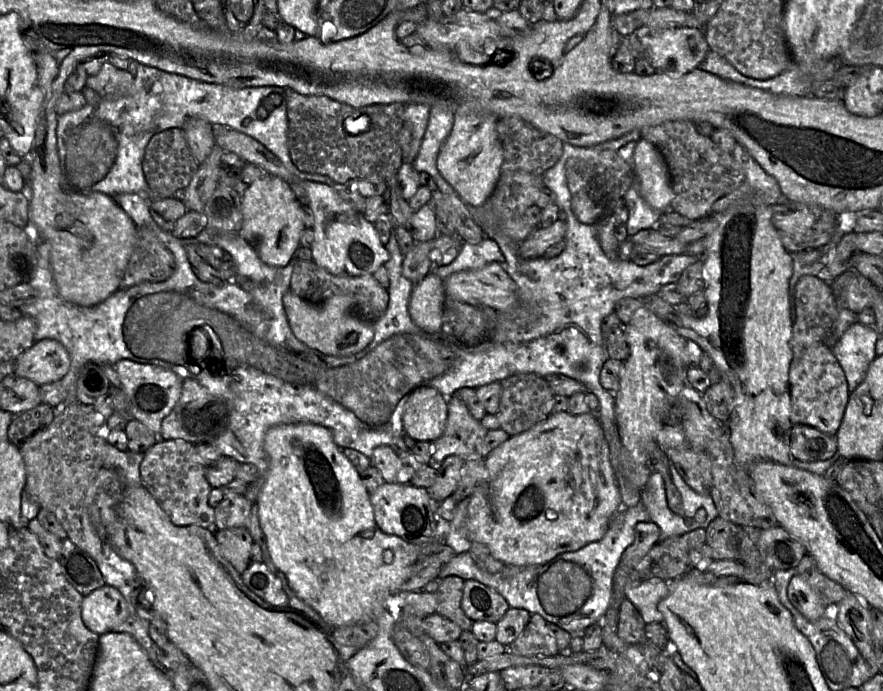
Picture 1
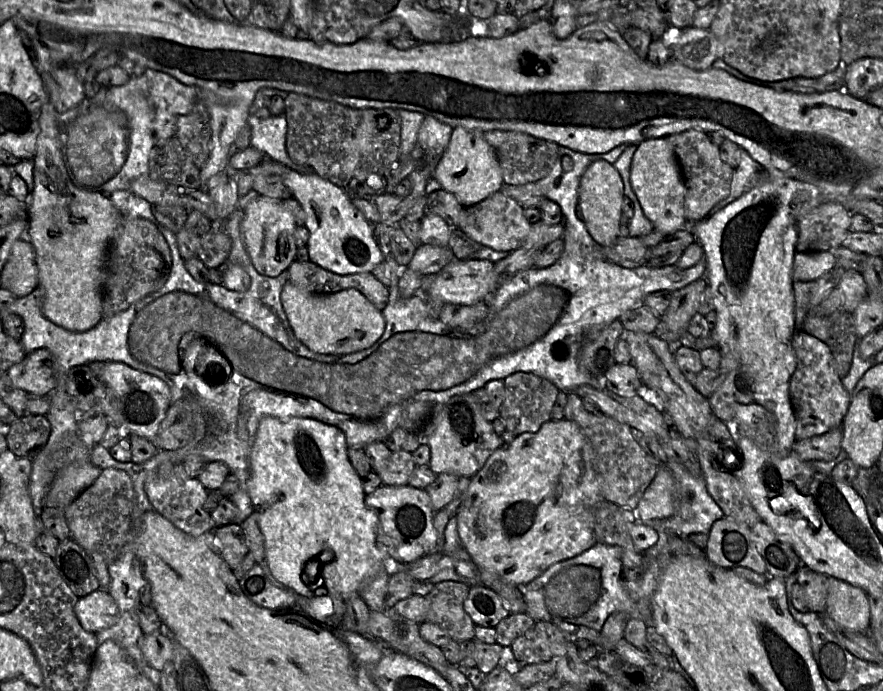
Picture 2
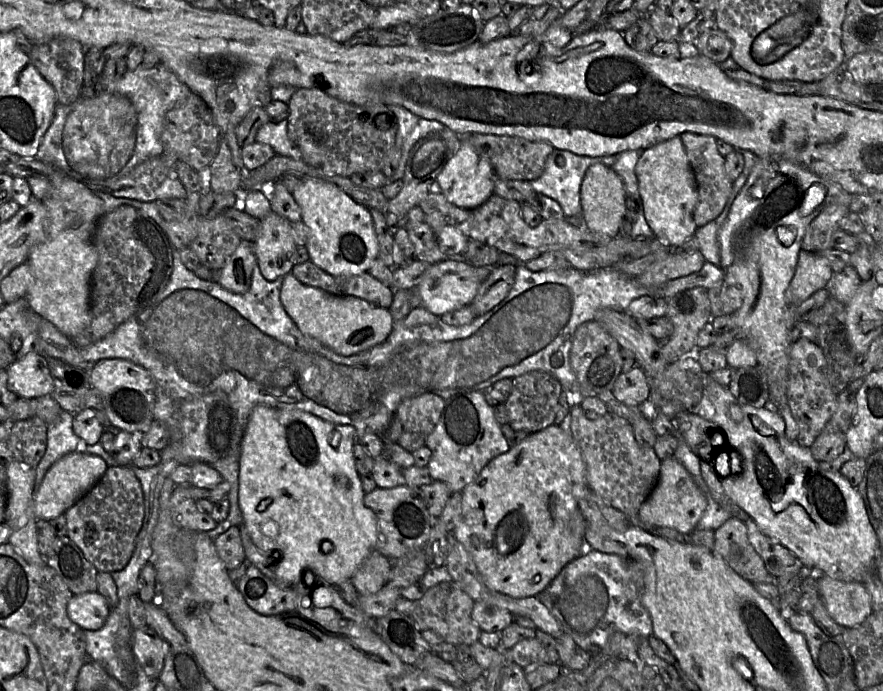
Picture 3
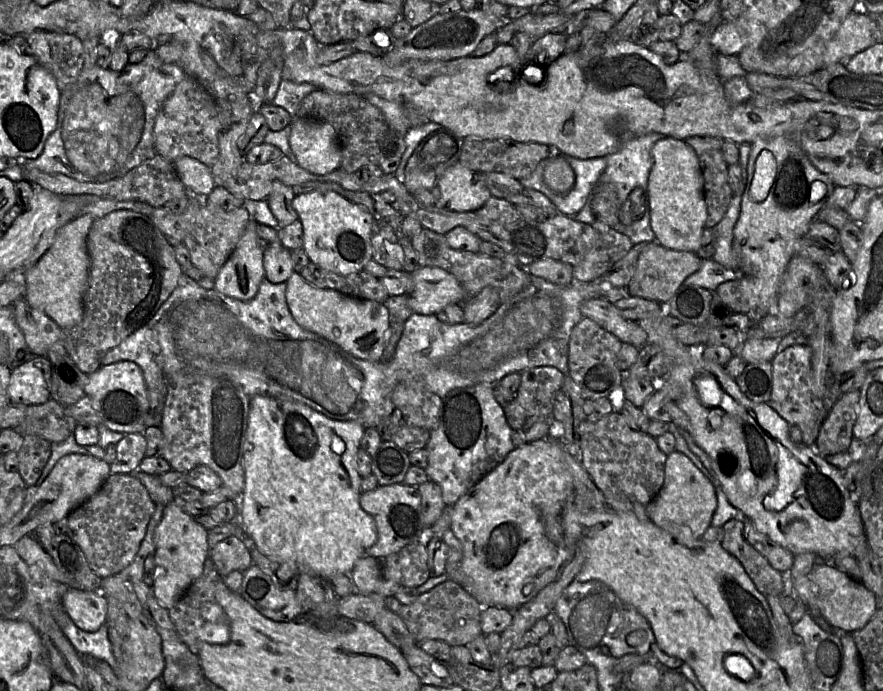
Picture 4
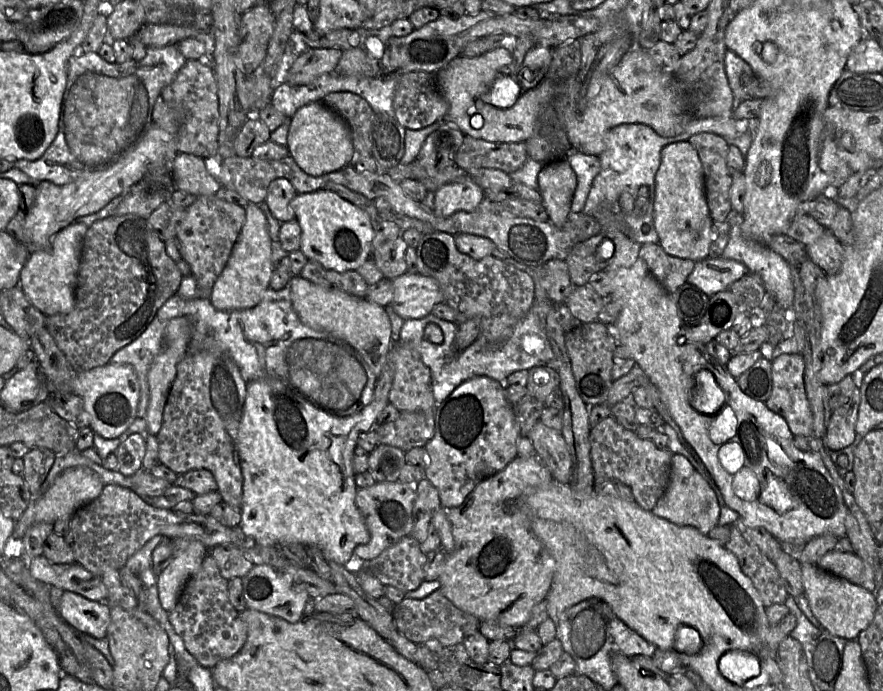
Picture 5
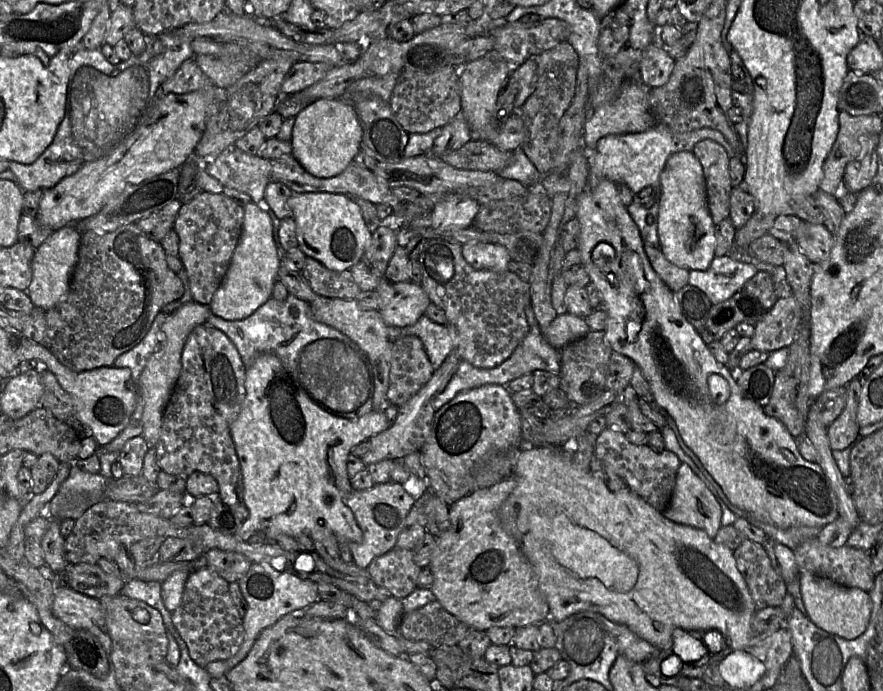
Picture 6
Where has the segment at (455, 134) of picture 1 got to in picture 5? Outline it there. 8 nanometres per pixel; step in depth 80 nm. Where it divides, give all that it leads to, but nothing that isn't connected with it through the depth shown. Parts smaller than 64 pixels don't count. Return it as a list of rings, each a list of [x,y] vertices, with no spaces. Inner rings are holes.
[[[470,179],[454,181],[441,186],[435,192],[434,212],[448,217],[458,211],[471,212],[485,198],[485,191]]]

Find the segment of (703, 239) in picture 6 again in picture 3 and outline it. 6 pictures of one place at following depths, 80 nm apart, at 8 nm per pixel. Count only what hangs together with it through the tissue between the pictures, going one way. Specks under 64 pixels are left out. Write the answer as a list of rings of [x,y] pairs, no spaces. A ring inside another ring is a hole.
[[[676,136],[643,150],[636,164],[635,173],[644,215],[654,236],[671,248],[682,246],[694,236],[698,228],[693,217],[698,191],[681,138]]]

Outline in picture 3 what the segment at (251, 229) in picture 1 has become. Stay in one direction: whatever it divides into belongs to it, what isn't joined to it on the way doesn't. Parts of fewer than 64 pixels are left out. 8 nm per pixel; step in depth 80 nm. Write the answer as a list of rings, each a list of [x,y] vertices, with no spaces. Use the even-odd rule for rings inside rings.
[[[273,211],[260,219],[260,231],[253,247],[260,272],[268,281],[285,277],[295,265],[298,246],[291,225],[290,221]]]

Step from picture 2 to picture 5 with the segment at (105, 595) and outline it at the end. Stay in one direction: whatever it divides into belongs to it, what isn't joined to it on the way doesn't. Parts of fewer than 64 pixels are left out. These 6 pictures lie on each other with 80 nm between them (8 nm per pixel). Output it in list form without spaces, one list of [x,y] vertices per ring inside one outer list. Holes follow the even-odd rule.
[[[64,590],[56,612],[80,634],[88,634],[97,639],[107,637],[110,624],[110,605],[107,602],[92,601]]]

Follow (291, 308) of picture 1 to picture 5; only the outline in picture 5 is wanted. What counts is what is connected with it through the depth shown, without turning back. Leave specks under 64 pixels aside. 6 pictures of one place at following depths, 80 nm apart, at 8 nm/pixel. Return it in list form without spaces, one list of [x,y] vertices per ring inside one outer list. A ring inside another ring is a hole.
[[[293,275],[289,281],[292,306],[307,326],[325,331],[353,347],[378,377],[391,349],[391,322],[384,307],[366,298],[359,298],[340,290],[326,289]]]

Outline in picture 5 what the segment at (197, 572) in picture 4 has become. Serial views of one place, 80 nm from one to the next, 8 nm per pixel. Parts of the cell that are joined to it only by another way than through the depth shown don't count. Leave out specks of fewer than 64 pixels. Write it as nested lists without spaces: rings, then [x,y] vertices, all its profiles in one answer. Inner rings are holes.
[[[172,539],[174,558],[157,576],[158,597],[162,608],[170,613],[177,605],[187,581],[201,568],[210,550],[194,539]]]

